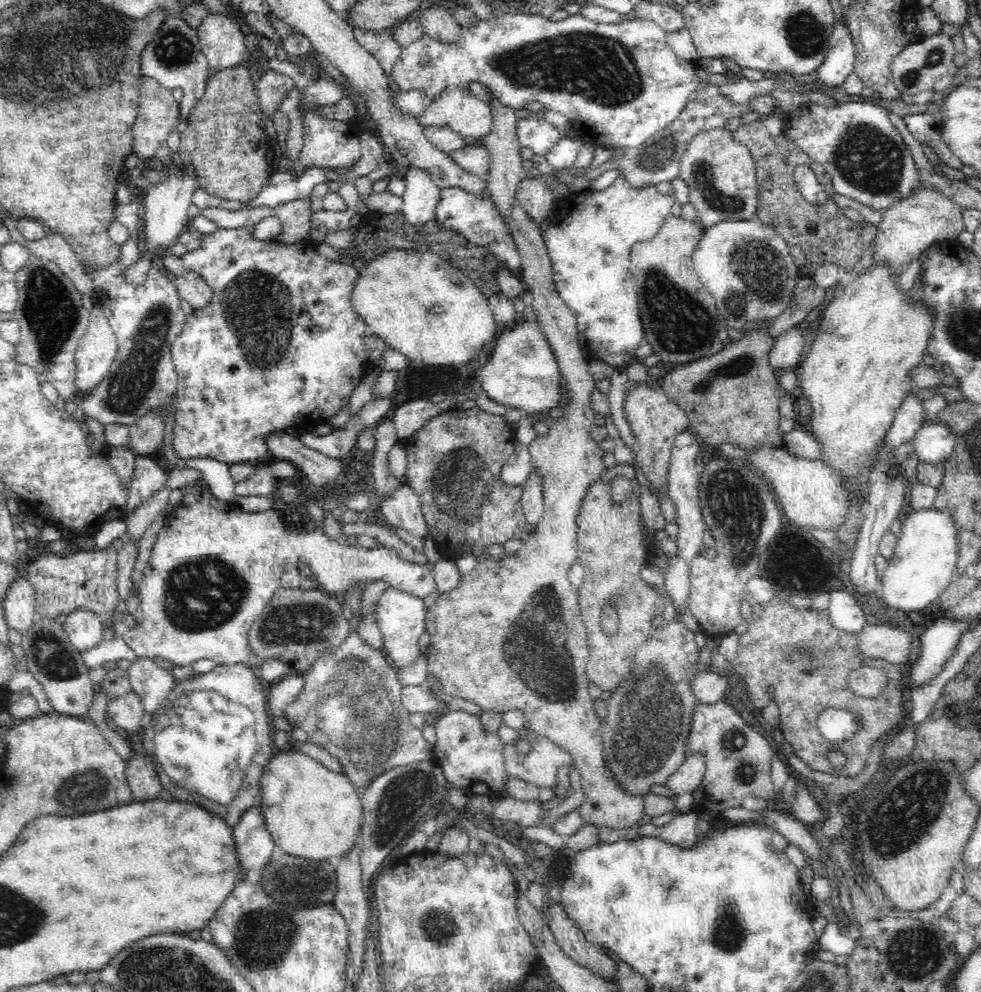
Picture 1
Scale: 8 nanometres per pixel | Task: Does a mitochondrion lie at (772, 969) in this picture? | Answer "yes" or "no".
no

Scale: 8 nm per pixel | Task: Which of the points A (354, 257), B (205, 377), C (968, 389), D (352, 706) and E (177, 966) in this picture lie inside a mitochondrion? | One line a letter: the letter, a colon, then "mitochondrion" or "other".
A: other
B: other
C: other
D: mitochondrion
E: mitochondrion

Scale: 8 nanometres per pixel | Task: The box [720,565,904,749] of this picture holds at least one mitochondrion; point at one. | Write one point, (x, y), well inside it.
(797, 651)

